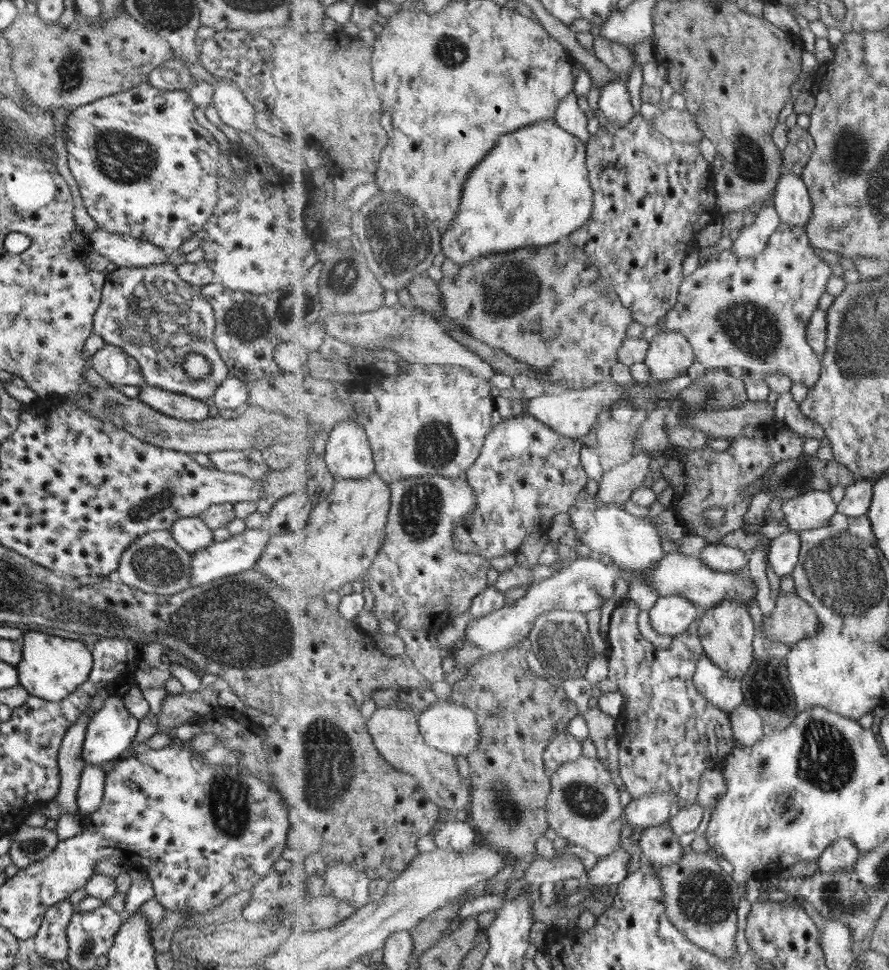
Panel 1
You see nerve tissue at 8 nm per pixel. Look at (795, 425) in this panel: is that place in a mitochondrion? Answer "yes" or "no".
no

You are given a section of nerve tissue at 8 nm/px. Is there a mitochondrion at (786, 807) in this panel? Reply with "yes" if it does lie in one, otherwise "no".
no

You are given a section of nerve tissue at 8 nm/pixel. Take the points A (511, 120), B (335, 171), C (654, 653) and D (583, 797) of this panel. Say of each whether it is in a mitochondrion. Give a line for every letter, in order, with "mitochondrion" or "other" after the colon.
A: other
B: other
C: other
D: mitochondrion

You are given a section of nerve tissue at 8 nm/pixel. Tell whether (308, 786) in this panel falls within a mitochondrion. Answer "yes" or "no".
yes

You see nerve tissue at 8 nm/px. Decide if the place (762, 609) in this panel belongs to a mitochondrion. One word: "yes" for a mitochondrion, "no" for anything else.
no

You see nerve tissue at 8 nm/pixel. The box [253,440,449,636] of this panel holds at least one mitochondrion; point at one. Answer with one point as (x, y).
(420, 507)

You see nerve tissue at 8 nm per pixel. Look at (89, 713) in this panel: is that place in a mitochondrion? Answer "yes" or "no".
no

